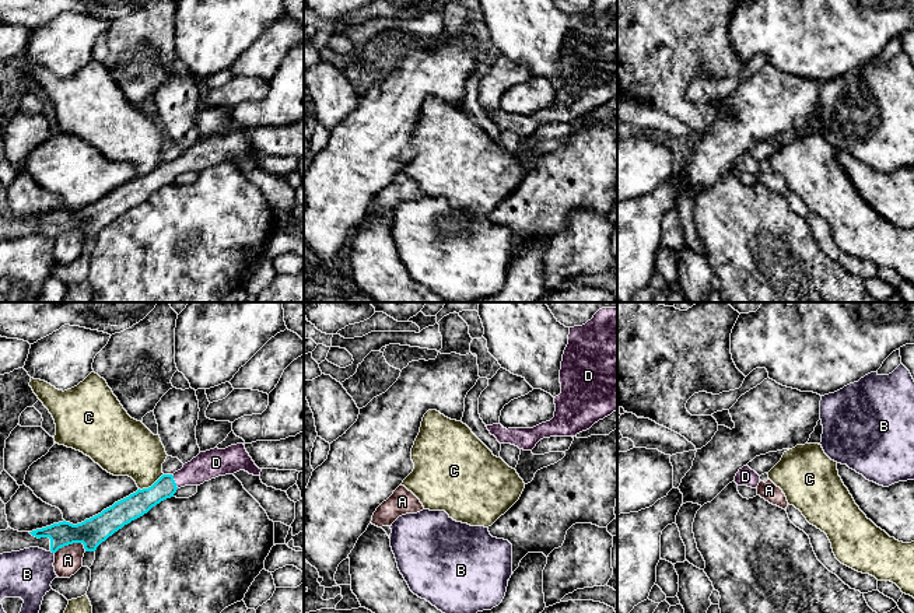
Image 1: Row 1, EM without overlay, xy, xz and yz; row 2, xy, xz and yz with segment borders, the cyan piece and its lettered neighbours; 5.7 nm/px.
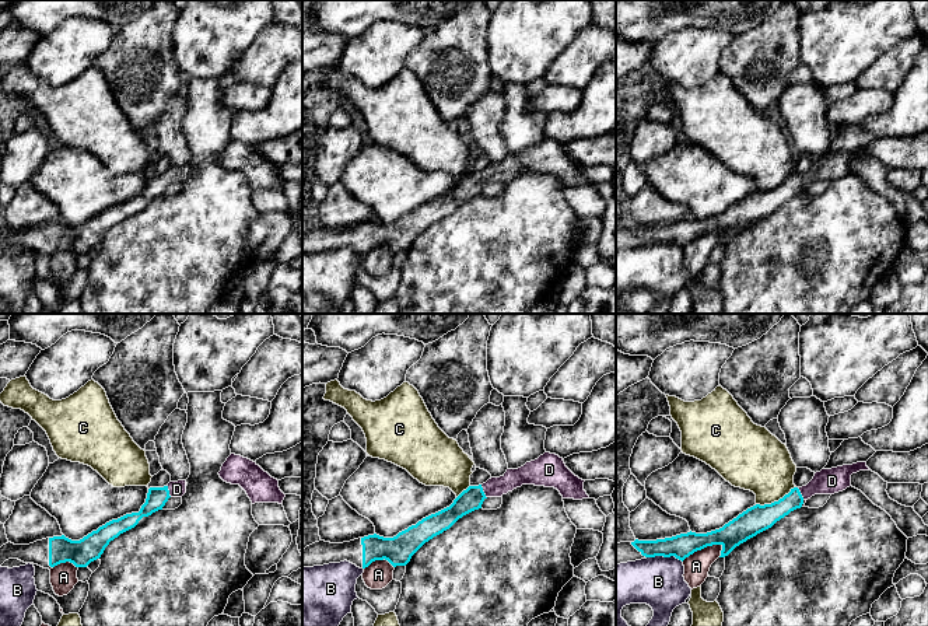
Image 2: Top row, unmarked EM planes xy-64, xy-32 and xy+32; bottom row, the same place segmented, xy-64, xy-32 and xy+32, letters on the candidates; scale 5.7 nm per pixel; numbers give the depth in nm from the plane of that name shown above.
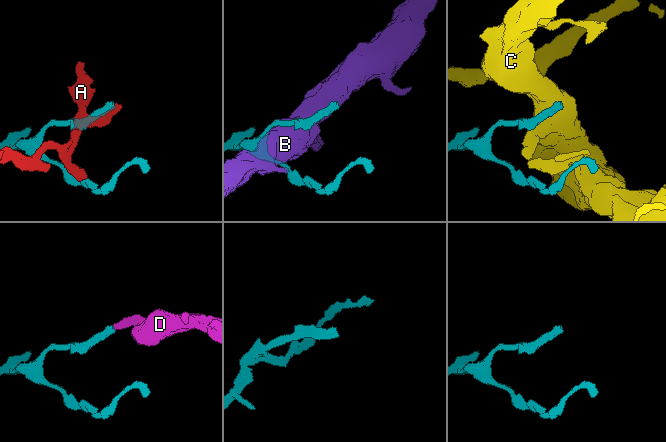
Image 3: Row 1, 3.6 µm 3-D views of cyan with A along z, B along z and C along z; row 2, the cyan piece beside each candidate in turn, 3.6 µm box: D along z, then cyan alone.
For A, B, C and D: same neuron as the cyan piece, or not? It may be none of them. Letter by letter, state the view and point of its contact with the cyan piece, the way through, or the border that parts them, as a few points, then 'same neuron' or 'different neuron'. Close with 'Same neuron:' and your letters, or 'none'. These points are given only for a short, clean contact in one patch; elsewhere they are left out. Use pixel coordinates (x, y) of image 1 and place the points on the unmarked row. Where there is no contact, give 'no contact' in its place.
A: xy (70, 230) | different neuron
B: xy (52, 238) | different neuron
C: xy (151, 172) | different neuron
D: xy (174, 168) | across xy (137, 191), (174, 168), (212, 150) | same neuron
Same neuron: D

